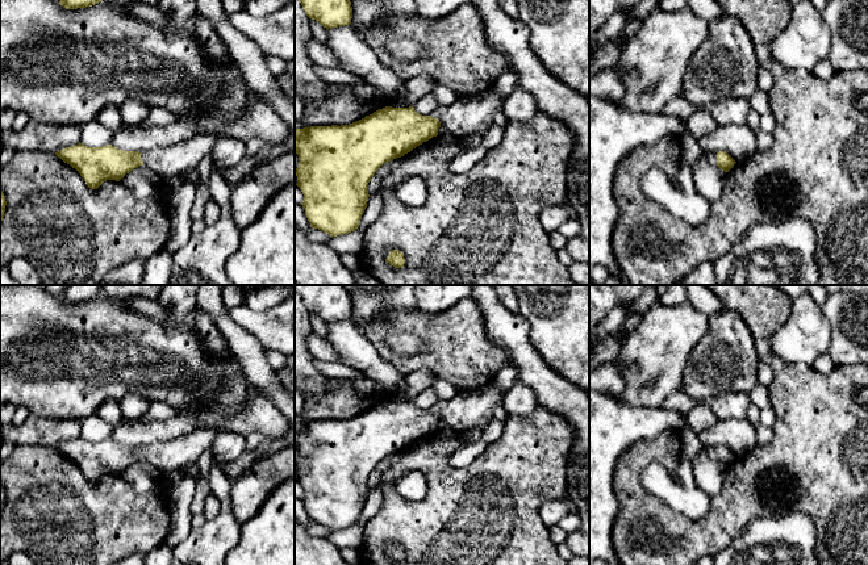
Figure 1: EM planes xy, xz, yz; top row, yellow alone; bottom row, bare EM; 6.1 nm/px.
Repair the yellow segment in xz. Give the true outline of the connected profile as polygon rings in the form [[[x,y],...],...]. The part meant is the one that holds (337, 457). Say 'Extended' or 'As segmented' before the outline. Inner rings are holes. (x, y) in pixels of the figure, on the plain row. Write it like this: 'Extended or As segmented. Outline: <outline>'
Extended. Outline: [[[489,382],[476,389],[459,390],[454,398],[439,401],[430,410],[417,407],[413,401],[385,401],[350,419],[296,423],[295,447],[300,455],[295,464],[296,480],[304,489],[301,499],[310,520],[330,531],[355,526],[367,502],[368,477],[383,459],[437,431],[442,419],[456,432],[489,422],[502,406],[502,397],[504,394]]]

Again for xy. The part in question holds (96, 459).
Extended. Outline: [[[201,426],[174,440],[151,443],[143,448],[118,444],[112,439],[88,441],[79,436],[55,449],[75,463],[88,482],[97,484],[107,474],[120,476],[139,460],[160,472],[180,470],[188,463],[197,463],[212,448],[218,434],[212,426]]]

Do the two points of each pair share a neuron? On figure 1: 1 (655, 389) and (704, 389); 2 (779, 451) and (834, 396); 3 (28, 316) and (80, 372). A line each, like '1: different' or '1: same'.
1: different
2: same
3: same

